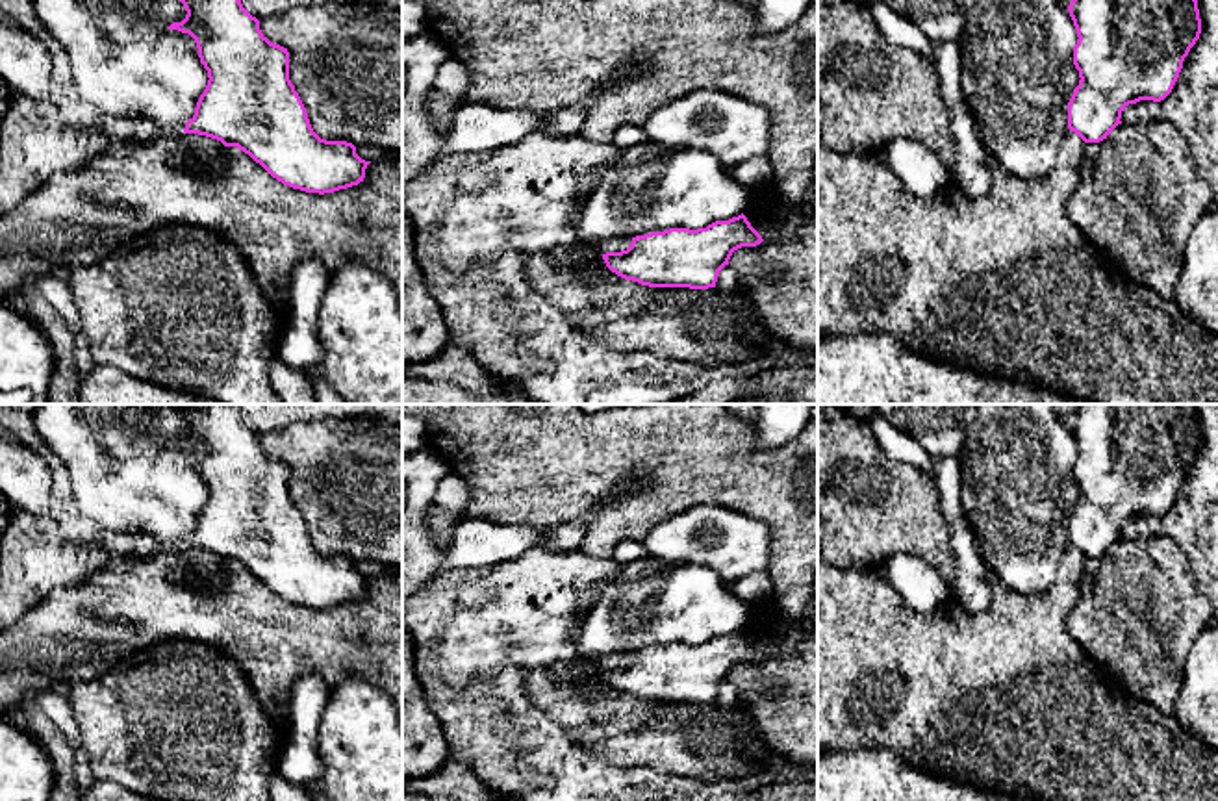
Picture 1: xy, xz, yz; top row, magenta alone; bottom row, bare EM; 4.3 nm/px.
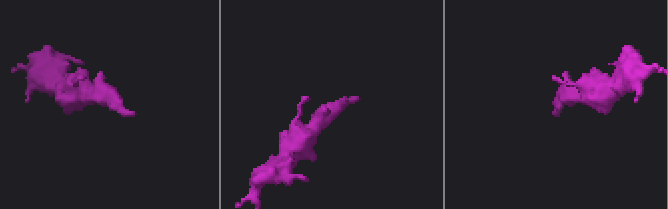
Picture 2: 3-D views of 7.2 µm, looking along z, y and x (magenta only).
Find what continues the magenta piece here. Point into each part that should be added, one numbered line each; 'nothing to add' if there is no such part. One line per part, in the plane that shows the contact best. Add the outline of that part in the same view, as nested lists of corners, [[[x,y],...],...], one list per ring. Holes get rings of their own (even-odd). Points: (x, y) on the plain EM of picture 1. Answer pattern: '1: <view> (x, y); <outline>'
nothing to add

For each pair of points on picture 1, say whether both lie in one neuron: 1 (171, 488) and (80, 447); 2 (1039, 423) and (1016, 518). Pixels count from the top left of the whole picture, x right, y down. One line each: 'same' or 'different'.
1: same
2: same

